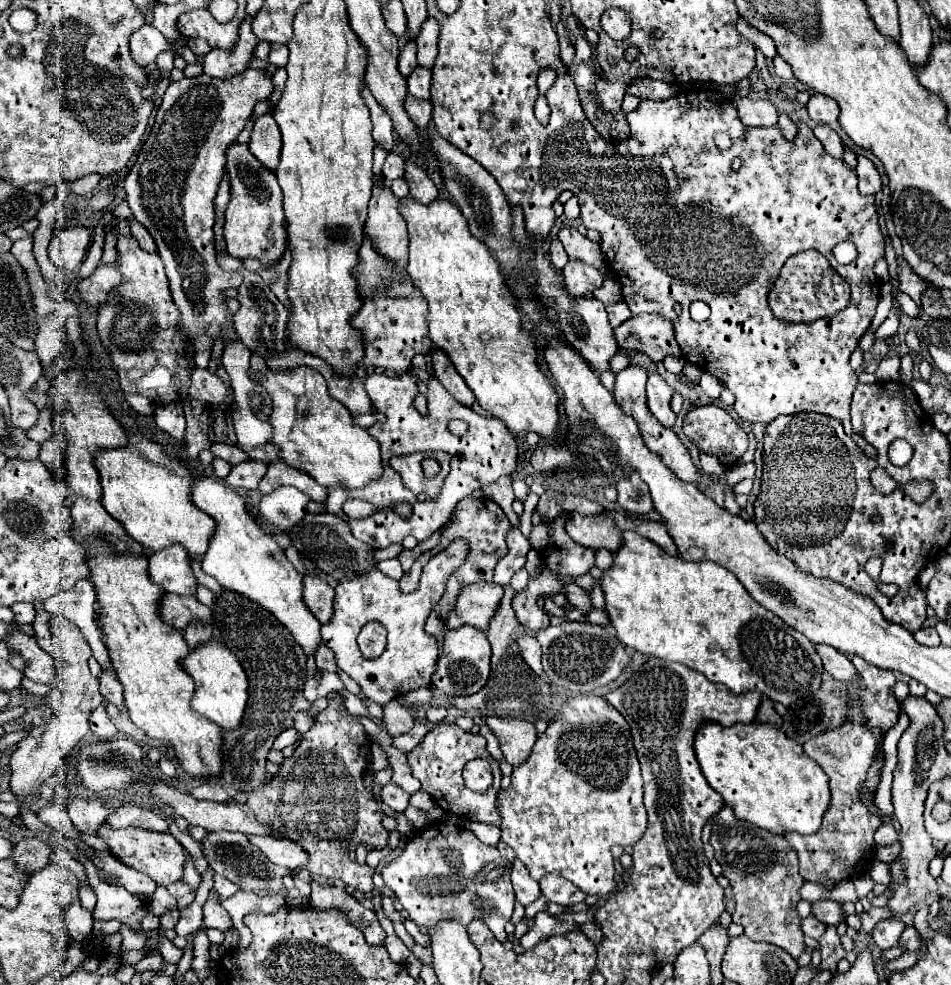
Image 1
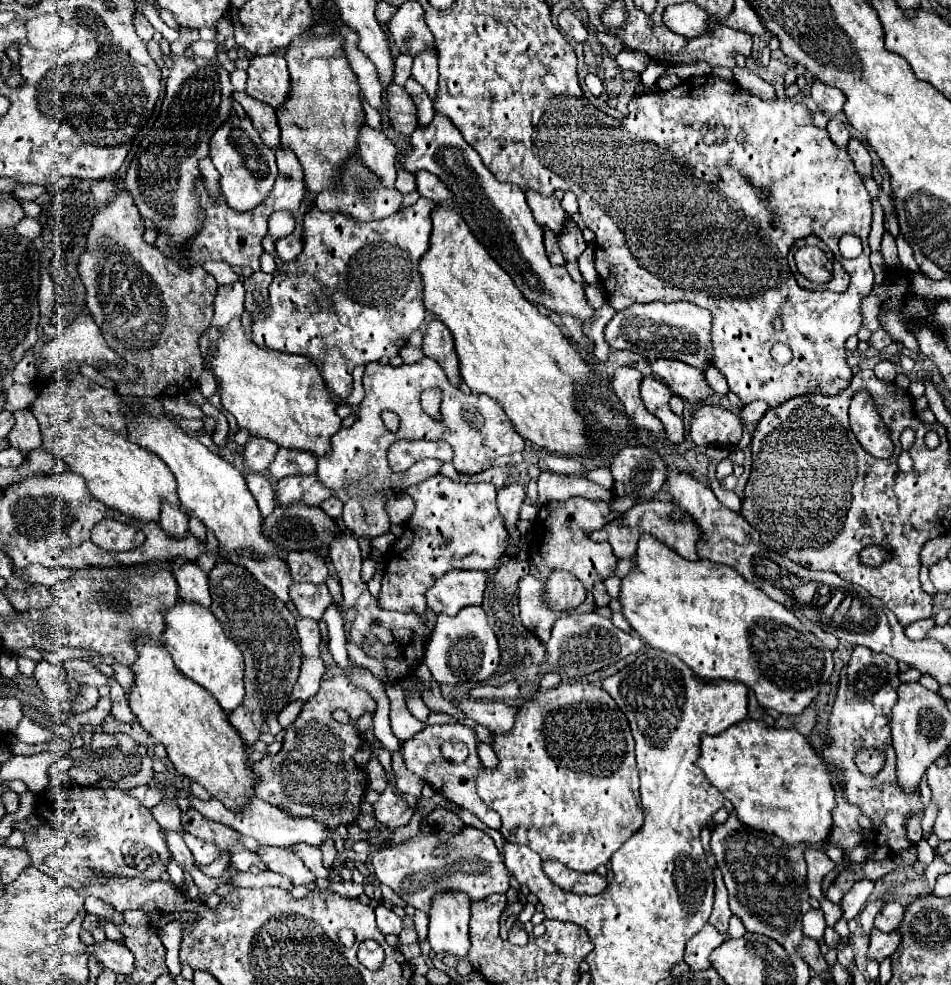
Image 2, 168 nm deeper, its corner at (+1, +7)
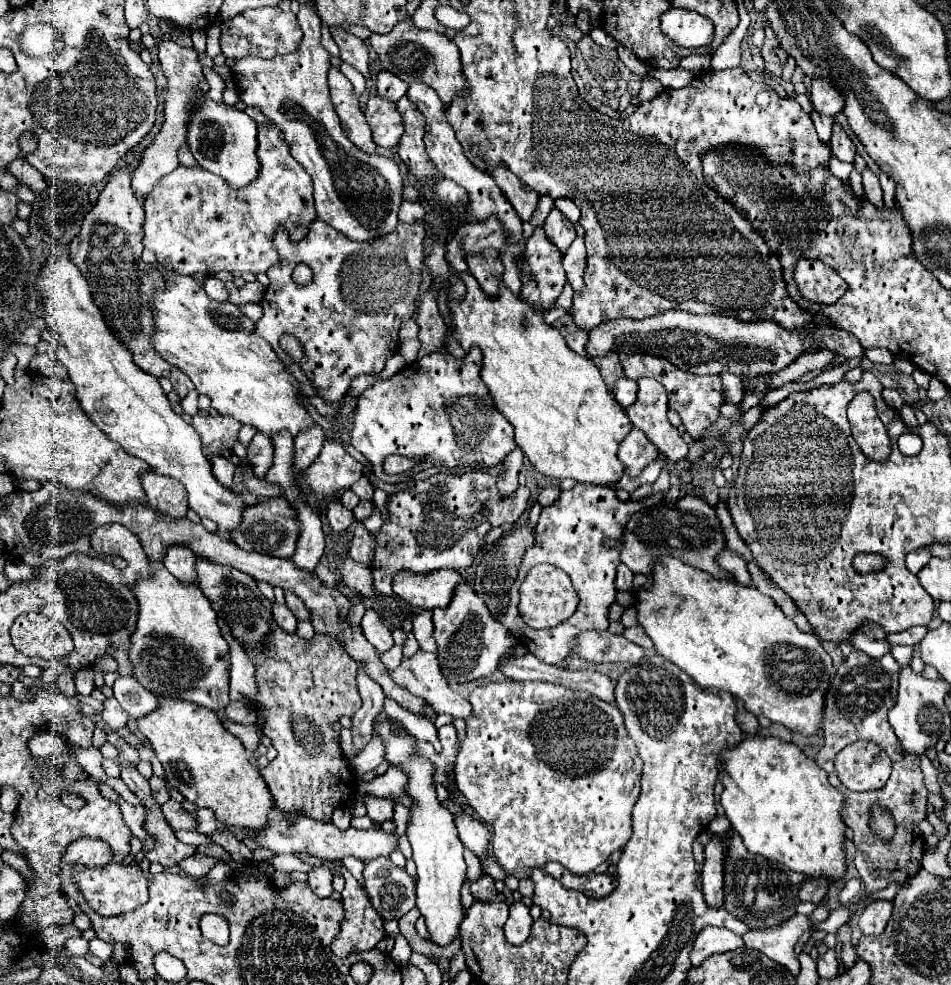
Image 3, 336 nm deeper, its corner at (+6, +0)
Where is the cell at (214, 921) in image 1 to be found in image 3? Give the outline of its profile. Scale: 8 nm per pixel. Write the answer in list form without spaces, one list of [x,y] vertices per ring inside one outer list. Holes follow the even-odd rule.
[[[125,800],[119,806],[121,806],[123,818],[125,818],[129,830],[143,842],[145,850],[151,850],[153,848],[153,836],[147,834],[147,830],[145,830],[145,810],[143,810],[143,806],[133,806],[133,804],[127,804]]]

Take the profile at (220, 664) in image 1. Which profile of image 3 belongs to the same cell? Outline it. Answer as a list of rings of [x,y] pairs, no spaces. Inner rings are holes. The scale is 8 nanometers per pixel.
[[[151,566],[151,576],[133,584],[133,596],[137,598],[137,628],[131,634],[129,660],[133,662],[133,676],[149,692],[161,698],[179,698],[213,712],[223,712],[229,704],[229,646],[217,626],[217,614],[211,602],[197,584],[183,584],[175,580],[165,566]]]

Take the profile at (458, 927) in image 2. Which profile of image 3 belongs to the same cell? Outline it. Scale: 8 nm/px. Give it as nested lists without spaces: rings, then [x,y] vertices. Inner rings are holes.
[[[391,718],[379,722],[375,732],[383,740],[385,760],[389,766],[401,768],[407,776],[407,796],[411,798],[411,820],[407,824],[407,838],[413,848],[413,860],[417,864],[417,908],[427,920],[427,928],[431,932],[431,942],[439,946],[447,946],[453,942],[459,932],[459,924],[463,920],[463,908],[459,902],[459,890],[465,882],[465,860],[463,860],[463,844],[457,836],[457,828],[453,822],[453,814],[441,804],[433,786],[433,768],[431,760],[423,760],[415,752],[415,736],[409,732],[395,734],[391,726]]]

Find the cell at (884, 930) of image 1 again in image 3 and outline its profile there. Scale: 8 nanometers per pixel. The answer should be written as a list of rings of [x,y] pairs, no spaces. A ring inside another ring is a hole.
[[[875,900],[867,904],[859,916],[861,932],[865,936],[879,936],[891,918],[891,908],[893,904],[889,900]]]

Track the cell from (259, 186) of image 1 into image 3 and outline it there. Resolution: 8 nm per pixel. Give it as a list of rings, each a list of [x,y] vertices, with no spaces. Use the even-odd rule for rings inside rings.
[[[207,96],[203,100],[195,100],[187,126],[187,144],[197,164],[223,176],[231,188],[243,188],[259,174],[259,160],[255,156],[257,124],[251,116],[233,106],[225,106],[223,102],[215,102]]]

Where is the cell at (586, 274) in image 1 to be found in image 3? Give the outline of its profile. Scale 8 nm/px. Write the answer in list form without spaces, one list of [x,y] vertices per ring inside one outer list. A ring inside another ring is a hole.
[[[553,208],[553,210],[549,212],[543,228],[545,228],[545,232],[547,232],[547,238],[549,238],[561,252],[565,252],[565,250],[571,246],[571,242],[575,240],[575,228],[573,228],[573,224],[571,224],[557,208]]]

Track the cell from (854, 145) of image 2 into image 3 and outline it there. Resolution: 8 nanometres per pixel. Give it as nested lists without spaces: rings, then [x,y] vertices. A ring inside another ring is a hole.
[[[837,120],[833,122],[833,132],[831,132],[829,146],[831,146],[833,156],[837,156],[841,162],[853,162],[855,144],[851,142],[851,138],[847,136],[847,132],[841,128],[841,124]]]

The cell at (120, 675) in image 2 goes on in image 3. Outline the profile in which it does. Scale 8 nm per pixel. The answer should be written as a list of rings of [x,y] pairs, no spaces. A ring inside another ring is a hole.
[[[119,676],[113,684],[113,692],[123,710],[135,720],[147,716],[159,706],[157,698],[149,690],[145,690],[133,676]]]

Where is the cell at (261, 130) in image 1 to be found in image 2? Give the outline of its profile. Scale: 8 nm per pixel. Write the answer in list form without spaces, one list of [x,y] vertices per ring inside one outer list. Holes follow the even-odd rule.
[[[234,93],[236,103],[242,105],[246,115],[250,117],[254,129],[260,133],[264,145],[268,149],[278,151],[280,149],[280,129],[278,129],[278,119],[276,111],[270,105],[264,105],[262,101],[256,101],[254,97],[248,97],[246,93]]]

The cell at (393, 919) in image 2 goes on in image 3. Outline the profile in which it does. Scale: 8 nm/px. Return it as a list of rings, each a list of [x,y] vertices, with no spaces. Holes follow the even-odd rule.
[[[343,868],[345,888],[341,892],[345,918],[341,922],[339,936],[335,936],[331,950],[335,950],[335,956],[345,958],[349,952],[365,952],[373,950],[379,940],[385,938],[385,928],[381,916],[373,910],[369,898],[363,894],[365,890],[361,884]],[[349,892],[357,892],[349,898]]]

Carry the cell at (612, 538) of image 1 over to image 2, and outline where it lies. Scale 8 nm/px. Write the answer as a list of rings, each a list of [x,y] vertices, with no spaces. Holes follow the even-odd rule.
[[[656,499],[656,501],[634,505],[630,511],[626,511],[620,517],[616,517],[608,525],[604,525],[602,529],[588,533],[588,537],[592,541],[608,541],[612,545],[612,549],[614,549],[618,559],[630,559],[636,553],[636,543],[638,543],[642,533],[650,533],[650,535],[658,537],[664,545],[668,545],[670,549],[674,549],[678,555],[682,555],[688,561],[696,561],[698,559],[698,555],[696,555],[696,541],[700,537],[700,531],[690,521],[690,517],[680,513],[680,509],[672,501]]]

